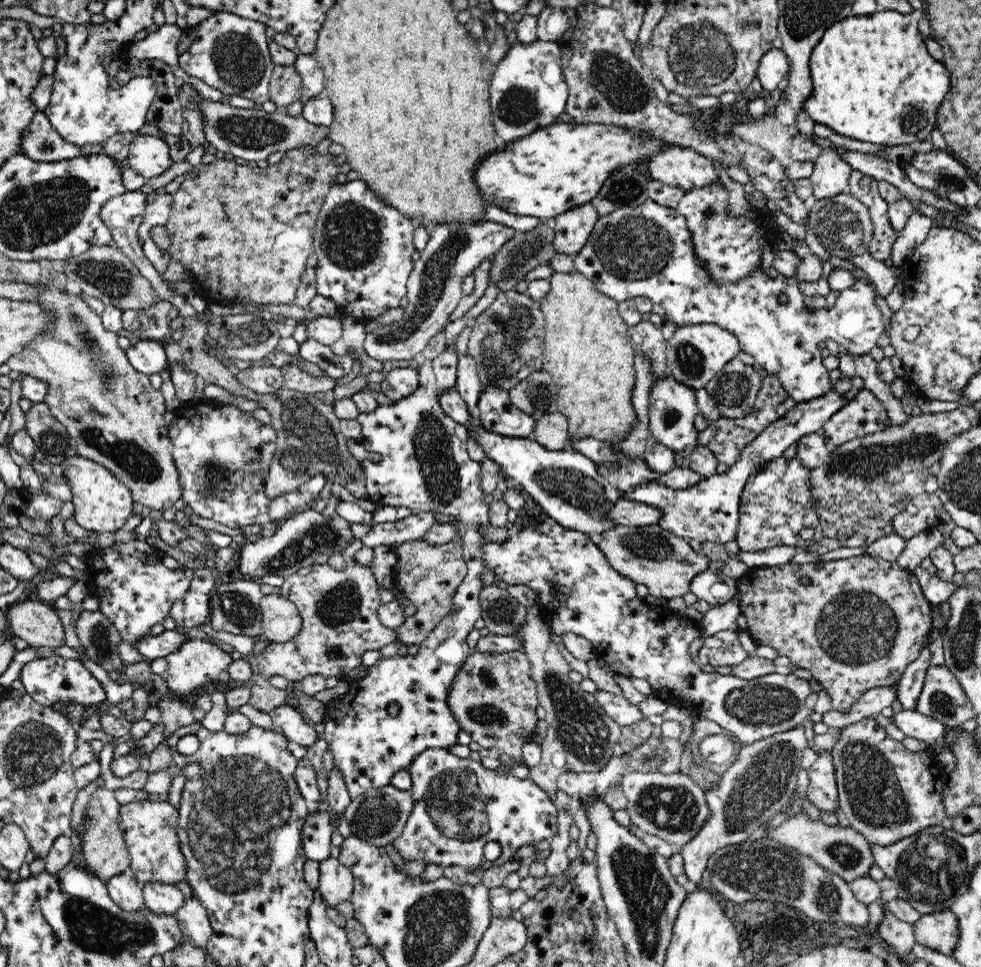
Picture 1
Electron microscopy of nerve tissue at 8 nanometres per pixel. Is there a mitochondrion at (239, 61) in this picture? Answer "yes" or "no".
yes

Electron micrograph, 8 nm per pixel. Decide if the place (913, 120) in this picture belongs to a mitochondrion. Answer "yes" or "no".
yes

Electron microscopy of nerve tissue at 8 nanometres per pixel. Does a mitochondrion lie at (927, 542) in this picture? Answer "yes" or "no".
no

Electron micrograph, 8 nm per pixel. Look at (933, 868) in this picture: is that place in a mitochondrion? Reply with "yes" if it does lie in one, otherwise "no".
yes

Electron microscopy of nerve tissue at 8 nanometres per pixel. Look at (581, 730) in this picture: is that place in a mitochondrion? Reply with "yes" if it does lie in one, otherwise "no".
yes

